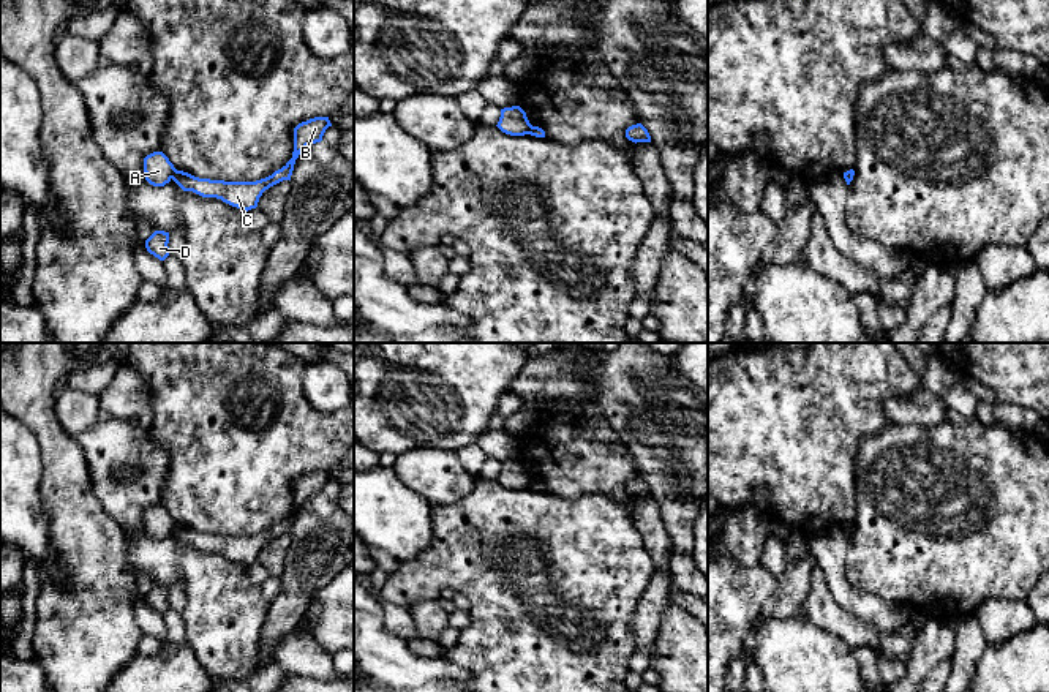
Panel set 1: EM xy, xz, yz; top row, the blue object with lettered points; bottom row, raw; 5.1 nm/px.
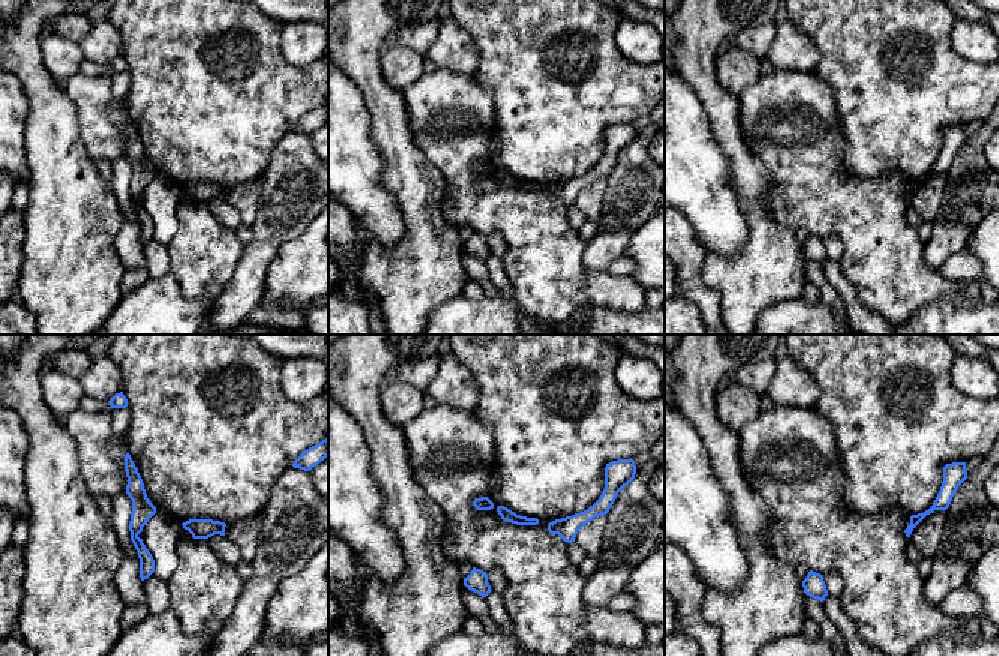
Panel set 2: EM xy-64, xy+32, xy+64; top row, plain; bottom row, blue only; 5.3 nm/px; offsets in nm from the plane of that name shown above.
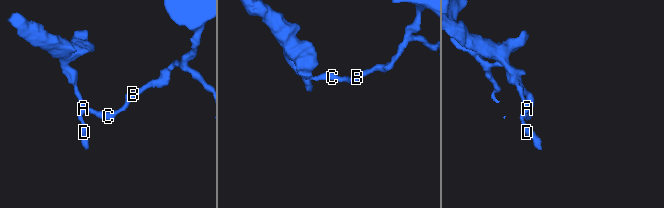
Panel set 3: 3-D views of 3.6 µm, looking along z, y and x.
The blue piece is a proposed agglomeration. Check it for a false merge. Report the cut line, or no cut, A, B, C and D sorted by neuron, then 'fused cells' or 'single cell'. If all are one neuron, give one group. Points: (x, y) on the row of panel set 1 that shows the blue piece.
cut xy (177, 171), (171, 177); groups A D / B C; fused cells

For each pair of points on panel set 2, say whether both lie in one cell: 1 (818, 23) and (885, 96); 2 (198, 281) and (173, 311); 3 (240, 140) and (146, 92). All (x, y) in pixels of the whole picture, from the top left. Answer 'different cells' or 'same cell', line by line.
1: same cell
2: different cells
3: same cell

